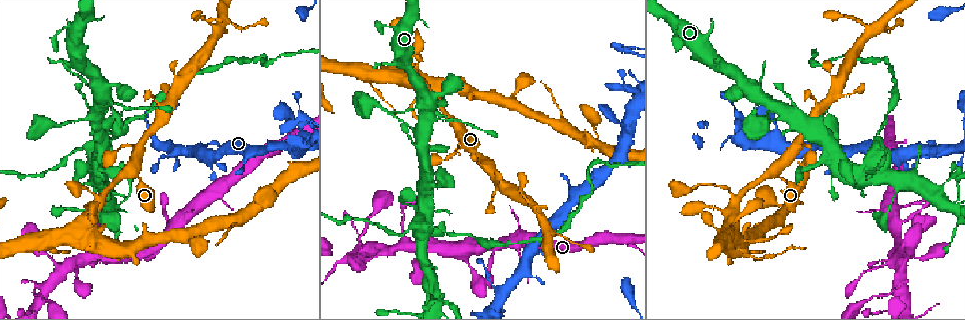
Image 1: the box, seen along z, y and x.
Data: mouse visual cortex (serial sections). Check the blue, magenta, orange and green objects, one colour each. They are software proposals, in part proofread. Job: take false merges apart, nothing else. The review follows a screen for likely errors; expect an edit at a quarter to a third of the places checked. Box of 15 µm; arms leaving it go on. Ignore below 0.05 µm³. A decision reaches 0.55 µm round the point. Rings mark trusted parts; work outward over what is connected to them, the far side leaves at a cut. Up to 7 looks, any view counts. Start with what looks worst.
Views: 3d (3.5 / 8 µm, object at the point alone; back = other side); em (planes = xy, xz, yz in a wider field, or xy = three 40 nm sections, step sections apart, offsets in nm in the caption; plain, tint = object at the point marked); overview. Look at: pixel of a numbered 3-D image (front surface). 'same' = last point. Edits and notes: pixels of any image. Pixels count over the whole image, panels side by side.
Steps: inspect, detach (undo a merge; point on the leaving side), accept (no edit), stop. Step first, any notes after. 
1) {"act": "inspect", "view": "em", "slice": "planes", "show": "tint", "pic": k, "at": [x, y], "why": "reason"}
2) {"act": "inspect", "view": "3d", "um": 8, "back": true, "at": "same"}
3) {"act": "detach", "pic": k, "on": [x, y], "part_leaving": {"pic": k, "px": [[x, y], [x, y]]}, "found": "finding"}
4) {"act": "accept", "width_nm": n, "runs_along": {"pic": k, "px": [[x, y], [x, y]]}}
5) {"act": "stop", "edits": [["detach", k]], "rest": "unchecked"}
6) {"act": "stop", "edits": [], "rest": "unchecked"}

{"act": "inspect", "view": "3d", "um": 3.5, "pic": 1, "at": [450, 118], "why": "two arms in line, one across"}

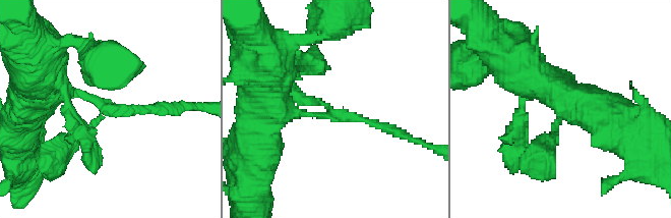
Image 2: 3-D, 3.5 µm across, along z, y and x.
{"act": "inspect", "view": "em", "slice": "planes", "show": "tint", "pic": 2, "at": [102, 106], "arms": 3, "arm_widths_nm": [150, 200, 300]}

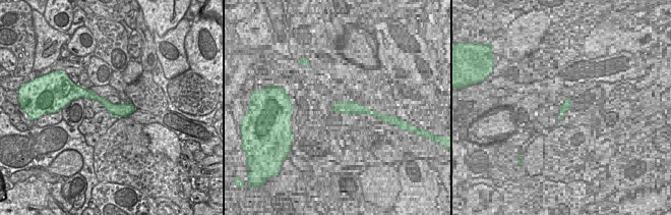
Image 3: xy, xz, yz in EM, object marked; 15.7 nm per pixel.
{"act": "accept", "found": "one cell here"}

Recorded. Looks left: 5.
{"act": "inspect", "view": "3d", "um": 3.5, "pic": 1, "at": [899, 290]}

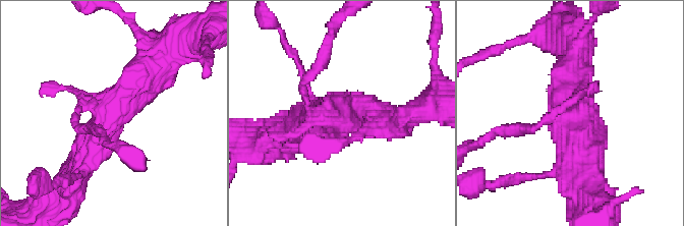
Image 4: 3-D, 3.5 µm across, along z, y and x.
{"act": "inspect", "view": "em", "slice": "xy", "step": 2, "show": "tint", "pic": 4, "at": [108, 112]}

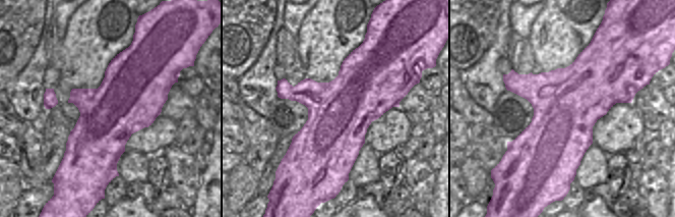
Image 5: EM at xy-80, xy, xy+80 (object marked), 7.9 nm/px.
{"act": "accept", "runs_along": {"pic": 4, "px": [[151, 66], [107, 110], [79, 169]]}, "found": "one cell here"}

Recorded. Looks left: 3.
{"act": "inspect", "view": "3d", "um": 3.5, "pic": 1, "at": [739, 200], "why": "sharp bend"}

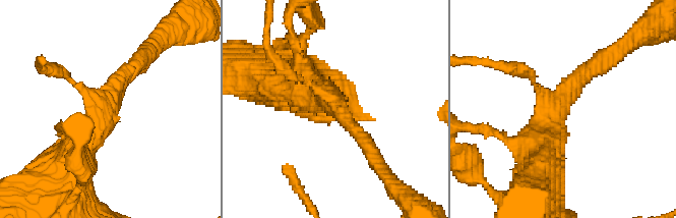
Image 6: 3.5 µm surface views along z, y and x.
{"act": "inspect", "view": "em", "slice": "xy", "step": 5, "show": "tint", "pic": 6, "at": [103, 106], "arms": 3, "arm_widths_nm": [100, 250, 500]}

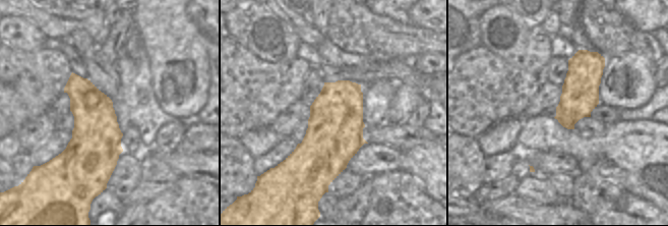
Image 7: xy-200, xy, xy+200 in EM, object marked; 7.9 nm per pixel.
{"act": "inspect", "view": "em", "slice": "planes", "show": "tint", "at": "same"}

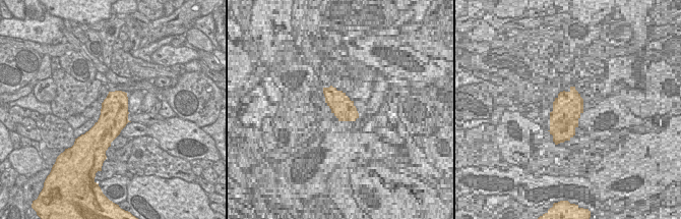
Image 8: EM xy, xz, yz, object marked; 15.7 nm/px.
{"act": "accept", "found": "one cell here"}

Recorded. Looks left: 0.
{"act": "stop", "edits": [], "rest": "unchecked"}

